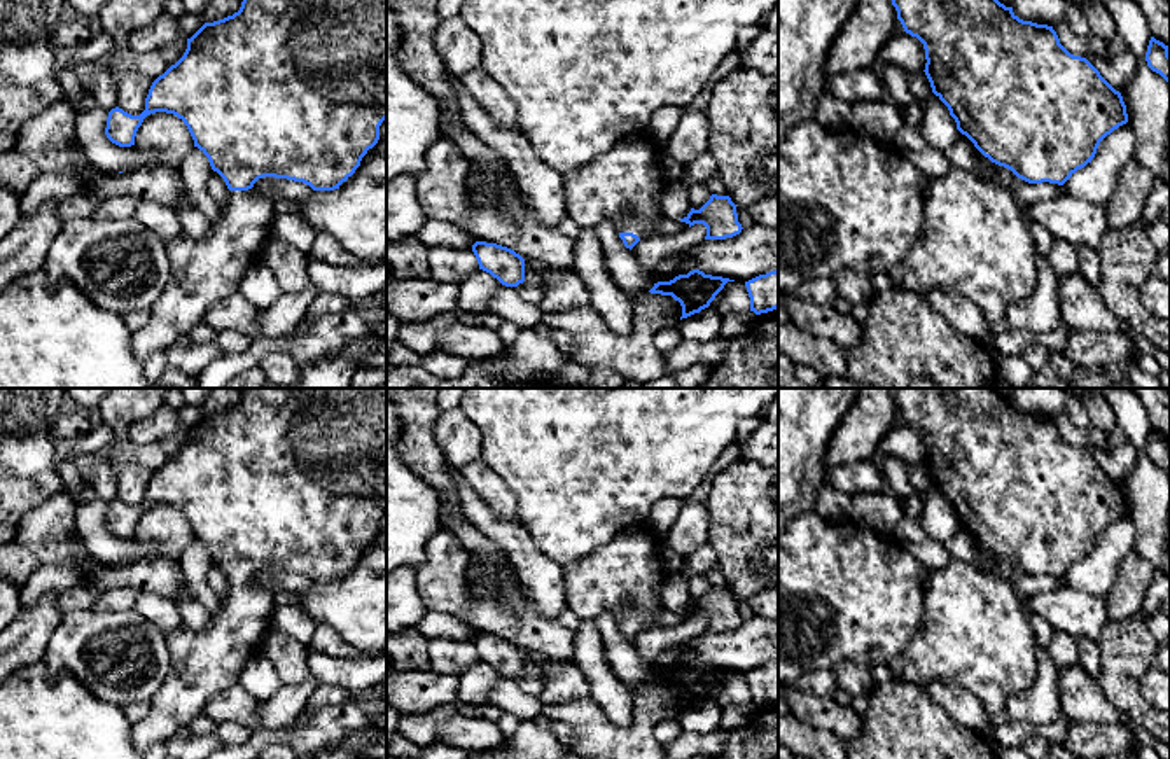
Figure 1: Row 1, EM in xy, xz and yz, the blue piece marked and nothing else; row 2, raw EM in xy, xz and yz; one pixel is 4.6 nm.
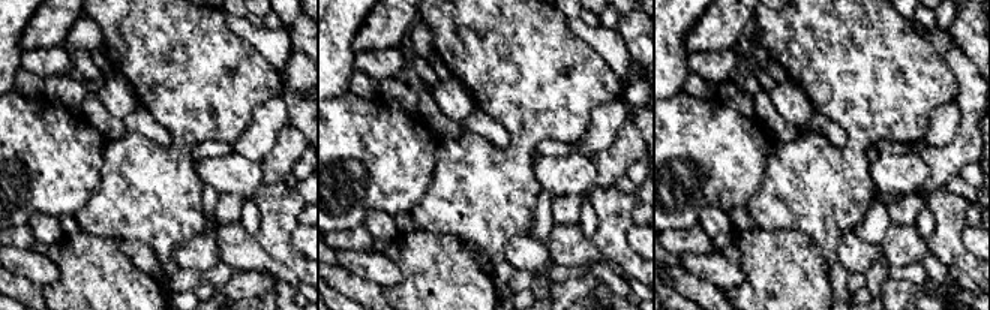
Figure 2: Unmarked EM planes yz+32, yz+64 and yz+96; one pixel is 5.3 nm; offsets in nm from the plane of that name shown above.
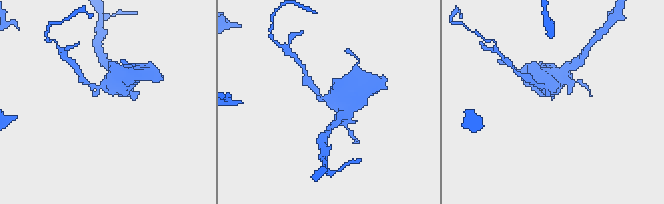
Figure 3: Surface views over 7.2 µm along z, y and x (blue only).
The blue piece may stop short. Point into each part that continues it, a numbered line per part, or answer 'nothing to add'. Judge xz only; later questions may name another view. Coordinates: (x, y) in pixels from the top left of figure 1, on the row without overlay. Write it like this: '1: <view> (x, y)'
1: xz (621, 577)

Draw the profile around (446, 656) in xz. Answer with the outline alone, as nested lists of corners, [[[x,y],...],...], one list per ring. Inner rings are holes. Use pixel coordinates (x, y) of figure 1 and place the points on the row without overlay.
[[[430,638],[427,642],[430,670],[460,677],[479,661],[472,642]]]

